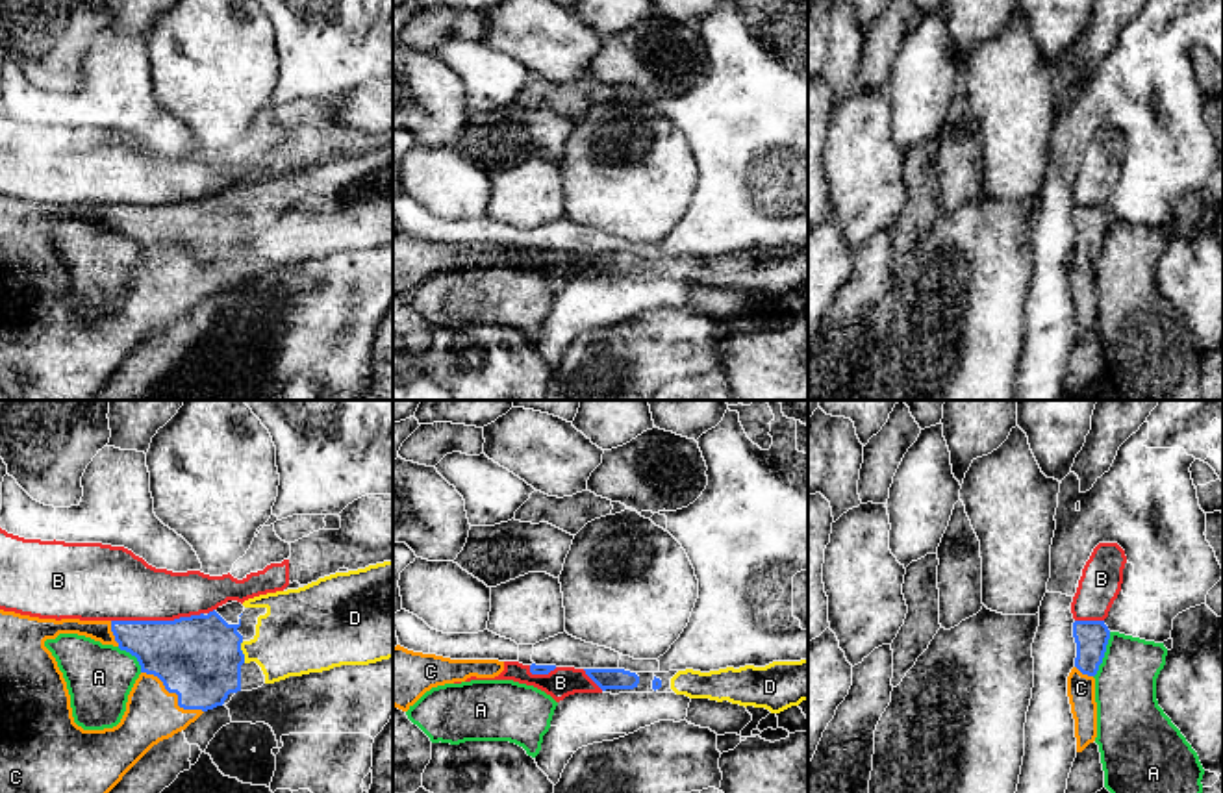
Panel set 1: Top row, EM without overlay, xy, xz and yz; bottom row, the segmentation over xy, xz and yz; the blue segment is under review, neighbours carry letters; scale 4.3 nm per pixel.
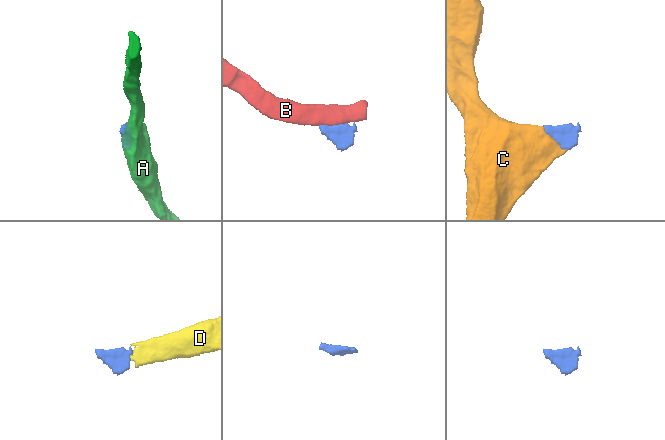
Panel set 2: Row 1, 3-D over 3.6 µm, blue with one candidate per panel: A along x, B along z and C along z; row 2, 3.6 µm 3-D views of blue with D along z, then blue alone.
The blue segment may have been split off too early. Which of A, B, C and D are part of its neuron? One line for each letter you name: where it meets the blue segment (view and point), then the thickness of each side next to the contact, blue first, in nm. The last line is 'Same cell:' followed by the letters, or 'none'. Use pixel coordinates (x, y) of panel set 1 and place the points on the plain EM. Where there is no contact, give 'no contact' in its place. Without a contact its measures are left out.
C: contact xy (175, 276); calibres 360 and 240 nm
D: contact xy (241, 238); calibres 360 and 320 nm
Same cell: C, D

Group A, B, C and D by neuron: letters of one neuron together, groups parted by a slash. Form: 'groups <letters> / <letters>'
groups A / B / C D

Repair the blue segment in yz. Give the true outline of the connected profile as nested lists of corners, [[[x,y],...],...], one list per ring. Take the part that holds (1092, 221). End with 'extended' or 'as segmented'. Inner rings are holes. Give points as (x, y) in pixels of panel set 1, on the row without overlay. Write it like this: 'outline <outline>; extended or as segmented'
outline [[[1075,206],[1075,252],[1067,261],[1067,282],[1075,304],[1077,337],[1097,322],[1095,259],[1103,248],[1110,215],[1104,206]]]; extended

